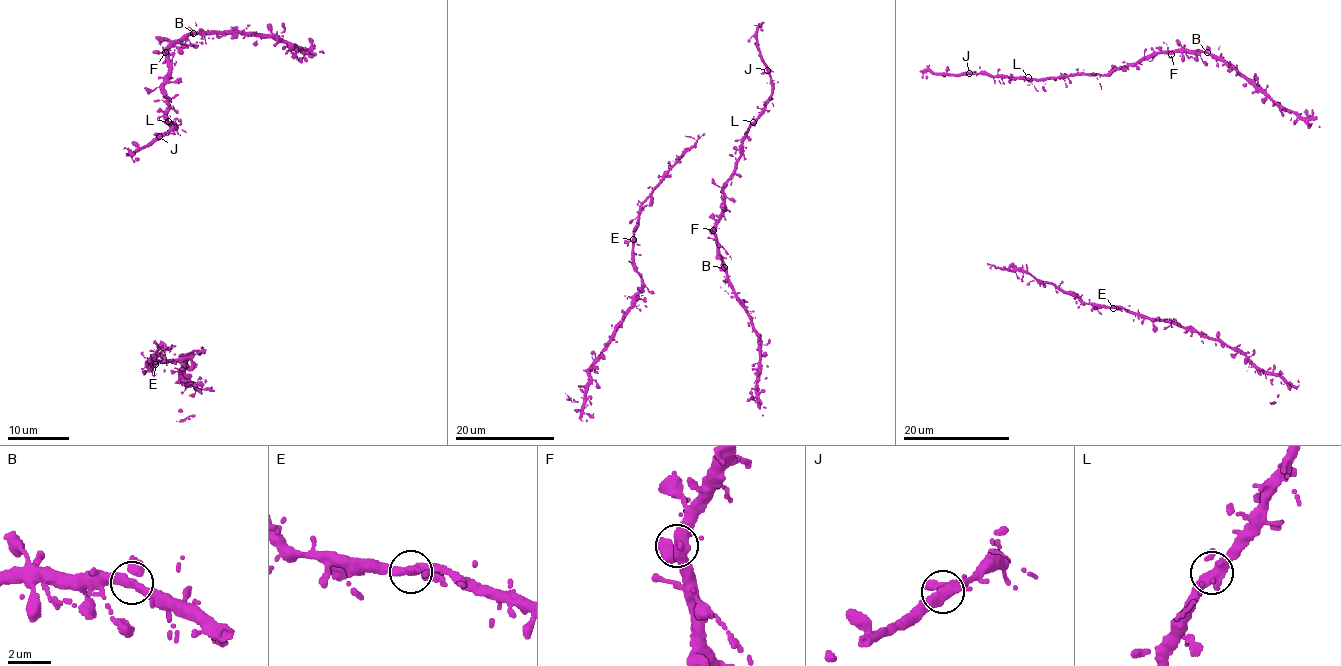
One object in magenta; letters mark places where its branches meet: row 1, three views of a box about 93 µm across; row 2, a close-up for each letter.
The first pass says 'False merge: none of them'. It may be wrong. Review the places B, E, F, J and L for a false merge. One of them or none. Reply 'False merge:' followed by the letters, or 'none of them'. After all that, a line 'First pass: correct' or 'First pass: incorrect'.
False merge: none of them
First pass: correct

